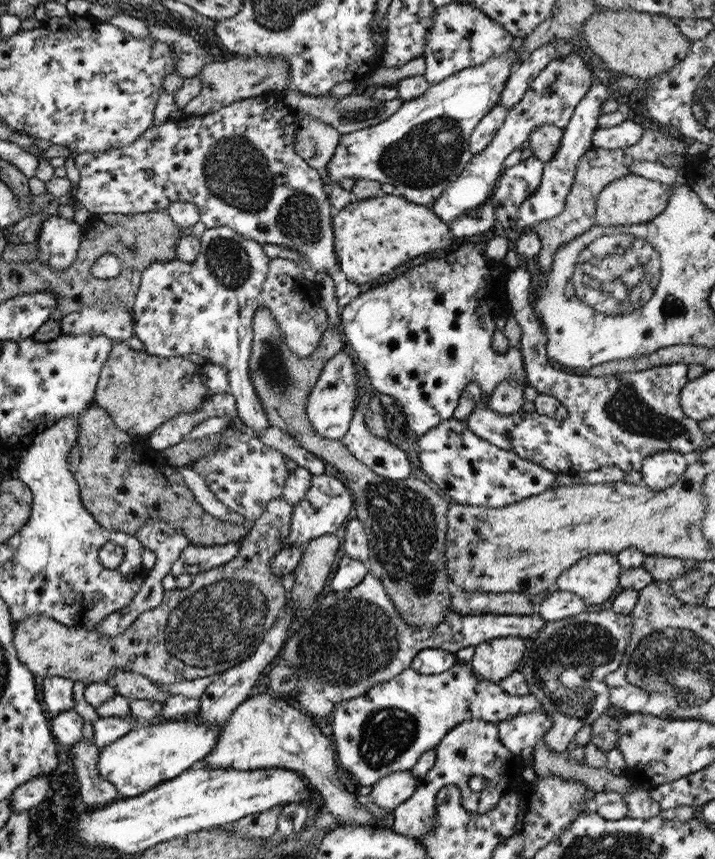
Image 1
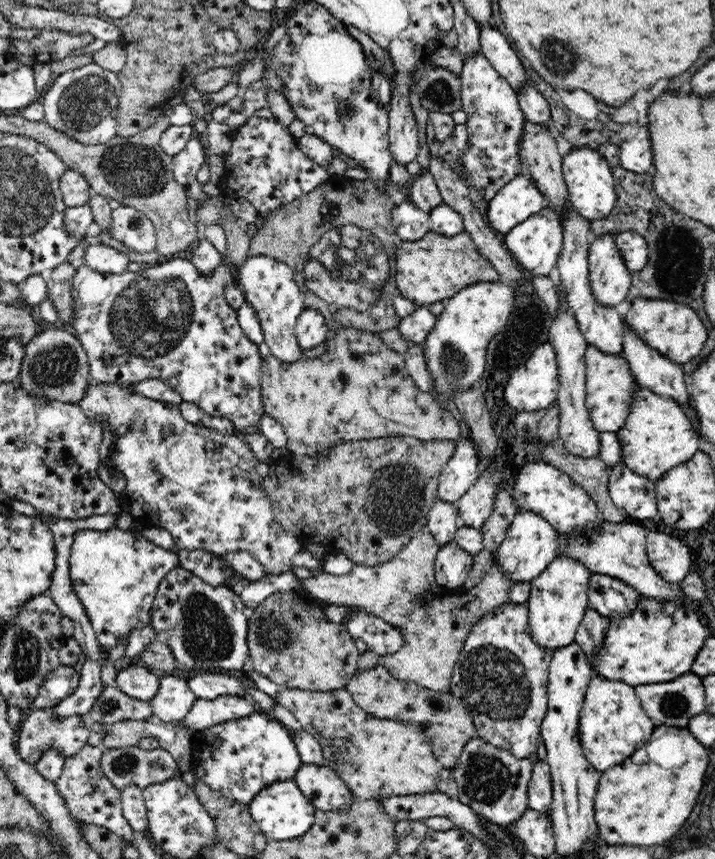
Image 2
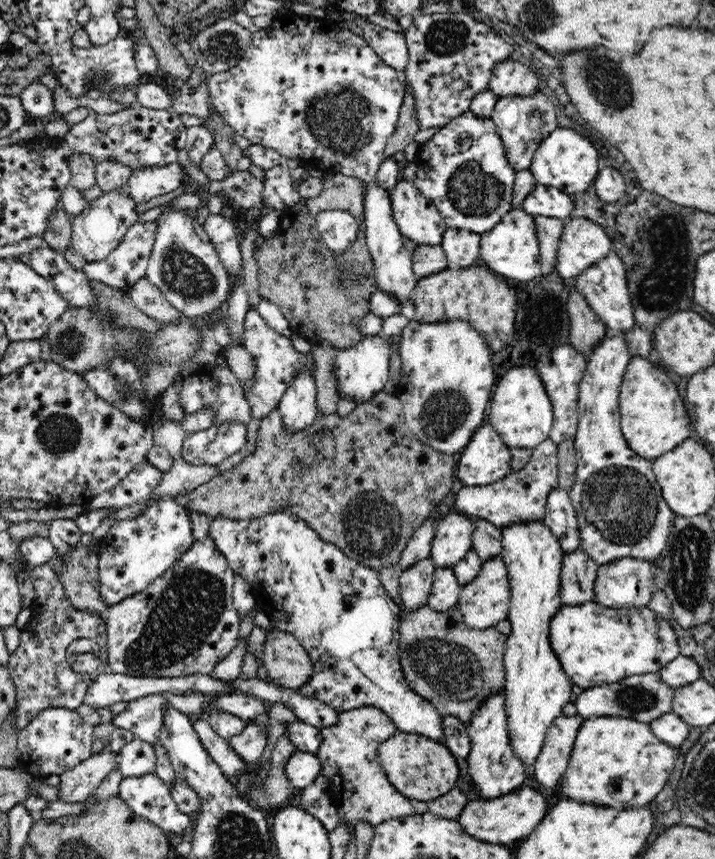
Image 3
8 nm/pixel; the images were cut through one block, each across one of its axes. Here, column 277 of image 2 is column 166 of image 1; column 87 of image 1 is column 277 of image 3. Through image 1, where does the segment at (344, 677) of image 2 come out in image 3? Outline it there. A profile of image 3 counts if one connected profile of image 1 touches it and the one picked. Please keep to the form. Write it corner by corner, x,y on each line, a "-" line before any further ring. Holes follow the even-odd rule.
278,630
267,632
262,675
286,688
298,689
312,678
313,670
308,651
296,636

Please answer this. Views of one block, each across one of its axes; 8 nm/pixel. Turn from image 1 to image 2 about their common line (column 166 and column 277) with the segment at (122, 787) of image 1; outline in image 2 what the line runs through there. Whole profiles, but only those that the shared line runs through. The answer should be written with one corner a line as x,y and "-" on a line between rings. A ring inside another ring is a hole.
254,712
242,719
218,722
204,730
193,731
192,771
202,782
226,798
249,804
264,786
293,779
303,764
293,732
269,713

